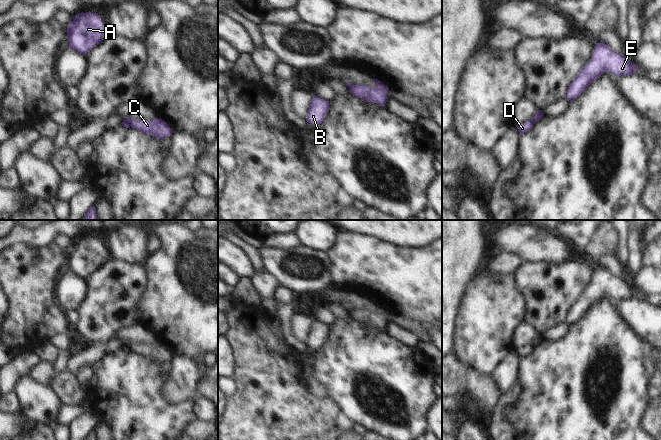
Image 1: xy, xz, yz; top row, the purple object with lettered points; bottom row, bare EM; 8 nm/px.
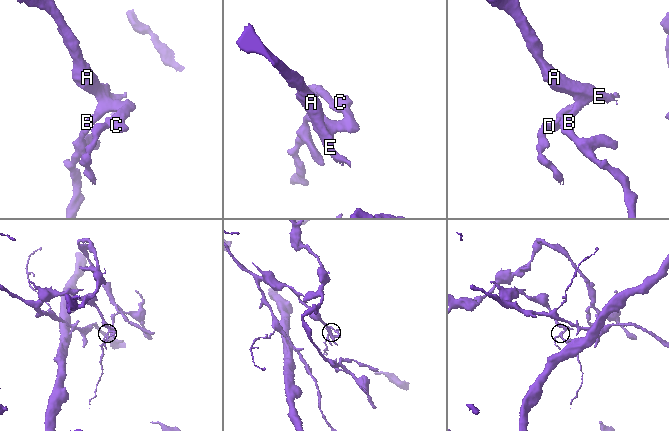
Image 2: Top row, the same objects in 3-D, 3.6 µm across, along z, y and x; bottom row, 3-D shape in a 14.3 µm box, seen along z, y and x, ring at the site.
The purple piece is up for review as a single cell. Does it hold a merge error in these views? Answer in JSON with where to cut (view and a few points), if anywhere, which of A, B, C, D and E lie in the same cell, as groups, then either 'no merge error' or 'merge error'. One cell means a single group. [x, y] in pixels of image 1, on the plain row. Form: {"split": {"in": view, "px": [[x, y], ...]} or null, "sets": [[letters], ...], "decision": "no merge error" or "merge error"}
{"split": {"in": "yz", "px": [[531, 344], [533, 348]]}, "sets": [["A", "B", "C", "E"], ["D"]], "decision": "merge error"}

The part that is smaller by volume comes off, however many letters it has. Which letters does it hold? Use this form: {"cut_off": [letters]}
{"cut_off": ["D"]}

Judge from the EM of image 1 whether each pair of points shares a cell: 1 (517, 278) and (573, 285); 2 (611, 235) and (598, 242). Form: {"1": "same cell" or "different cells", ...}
{"1": "same cell", "2": "same cell"}

